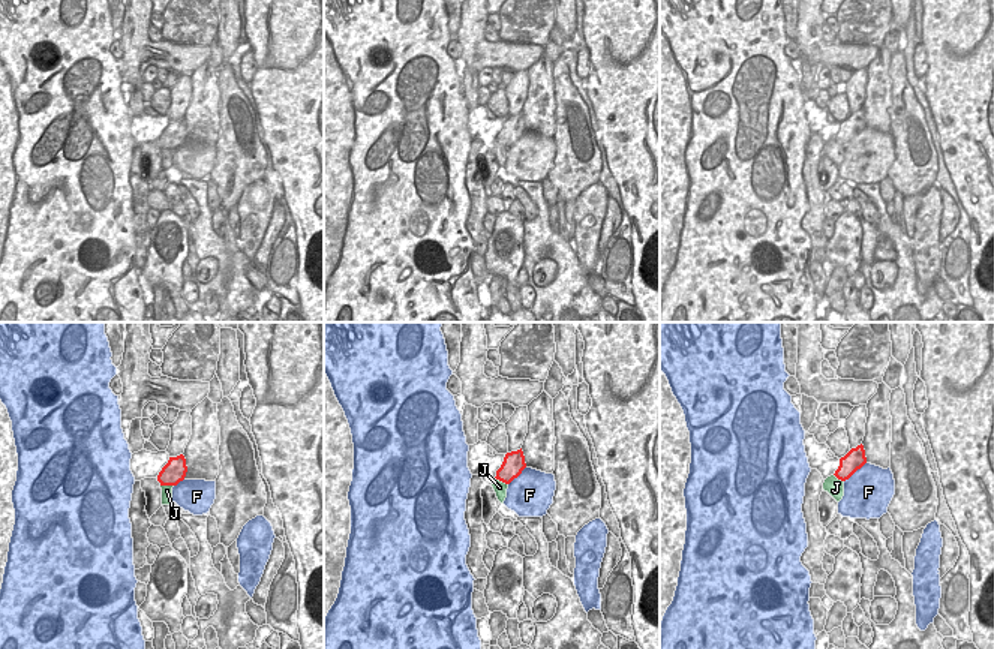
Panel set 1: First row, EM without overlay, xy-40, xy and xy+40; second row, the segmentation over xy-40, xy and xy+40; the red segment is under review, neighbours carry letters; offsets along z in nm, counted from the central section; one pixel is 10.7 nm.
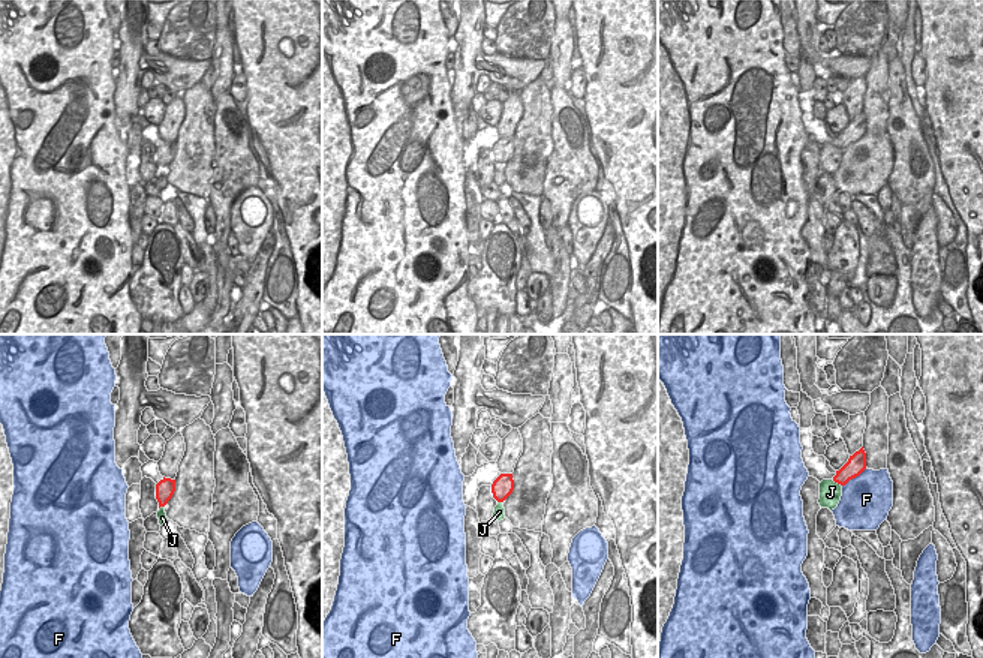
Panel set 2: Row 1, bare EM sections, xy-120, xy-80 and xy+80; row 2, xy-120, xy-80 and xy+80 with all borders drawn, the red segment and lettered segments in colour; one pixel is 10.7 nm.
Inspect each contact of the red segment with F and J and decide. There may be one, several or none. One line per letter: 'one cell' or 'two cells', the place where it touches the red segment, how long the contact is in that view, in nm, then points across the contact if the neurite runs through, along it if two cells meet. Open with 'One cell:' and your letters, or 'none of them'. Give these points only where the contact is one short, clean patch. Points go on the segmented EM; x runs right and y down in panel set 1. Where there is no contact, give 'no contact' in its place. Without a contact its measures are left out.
One cell: none of them
F: two cells; meets red in xy+40 at (855, 471); contact 320 nm long
J: two cells; meets red in xy-40 at (167, 484); contact 140 nm long

